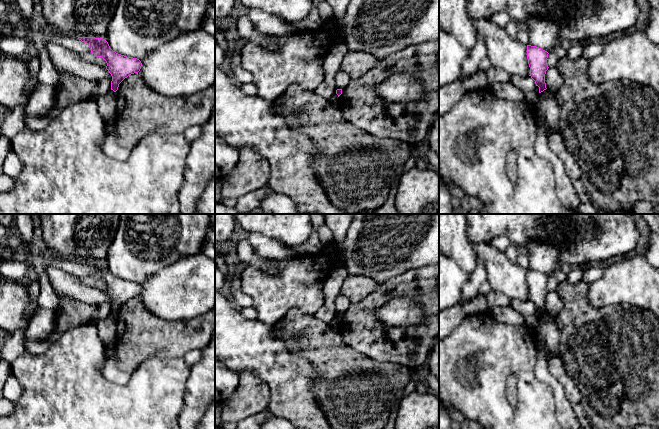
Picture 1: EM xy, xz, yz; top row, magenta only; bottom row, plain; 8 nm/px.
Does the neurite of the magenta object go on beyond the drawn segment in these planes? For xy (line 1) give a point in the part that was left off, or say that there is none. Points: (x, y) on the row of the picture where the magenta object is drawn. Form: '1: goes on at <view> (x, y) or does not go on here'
1: does not go on here

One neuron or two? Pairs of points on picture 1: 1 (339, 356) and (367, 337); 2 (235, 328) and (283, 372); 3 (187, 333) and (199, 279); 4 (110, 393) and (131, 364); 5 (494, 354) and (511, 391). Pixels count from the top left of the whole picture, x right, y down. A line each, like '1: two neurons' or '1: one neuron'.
1: two neurons
2: one neuron
3: two neurons
4: two neurons
5: two neurons

